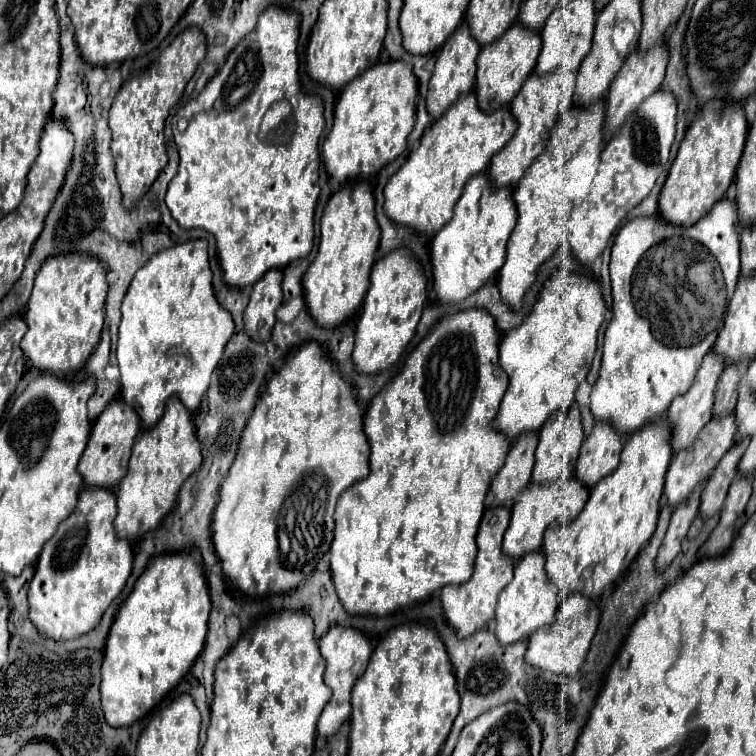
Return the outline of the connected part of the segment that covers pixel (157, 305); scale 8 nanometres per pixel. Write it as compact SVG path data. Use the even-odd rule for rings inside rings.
M204 239L164 249L138 269L122 301L116 351L120 395L140 415L146 429L158 423L170 397L178 397L188 411L200 407L232 331L232 315L214 297ZM168 349L176 349L176 355L166 357Z

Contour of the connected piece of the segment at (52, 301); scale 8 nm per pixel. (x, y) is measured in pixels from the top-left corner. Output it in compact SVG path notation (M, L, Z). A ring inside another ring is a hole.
M84 253L48 257L36 273L24 315L28 325L28 331L22 337L22 351L26 361L36 369L54 375L72 373L78 367L82 369L100 341L106 291L106 269L96 257Z

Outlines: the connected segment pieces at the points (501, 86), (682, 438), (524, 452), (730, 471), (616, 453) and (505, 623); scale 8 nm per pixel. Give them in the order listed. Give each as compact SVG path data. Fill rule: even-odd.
M512 25L504 33L504 37L500 37L496 43L482 47L476 59L478 73L476 73L476 87L474 87L478 107L482 111L494 111L494 109L510 105L510 101L516 97L516 91L520 91L520 87L524 85L524 79L532 75L540 47L542 47L540 35L520 25Z
M708 353L696 373L696 379L692 383L692 387L686 391L686 395L678 395L670 409L668 409L668 423L672 427L672 449L674 451L684 451L684 447L692 447L692 443L696 441L696 437L700 435L700 431L704 429L704 425L712 419L712 405L714 405L714 389L718 383L718 377L724 369L724 359L716 353Z
M528 433L520 435L516 443L512 445L504 467L496 473L492 481L492 495L494 495L494 505L504 505L512 507L512 499L528 487L530 477L532 477L532 467L534 467L534 451L538 445L538 435Z
M746 441L736 443L720 459L716 469L712 471L712 475L710 475L710 479L708 479L706 487L704 487L704 495L700 497L700 515L704 519L714 517L722 509L726 493L728 493L728 487L730 487L734 475L738 473L738 463L740 463L740 457L744 455L744 451L746 451Z
M596 423L594 431L582 443L580 459L576 461L576 479L586 483L586 487L594 487L604 475L616 469L616 463L620 463L620 451L622 451L622 437L608 423Z
M528 553L522 555L516 563L514 577L512 581L504 587L504 591L498 595L498 605L496 605L496 637L502 645L516 643L520 639L526 639L540 627L552 623L558 607L558 591L554 585L548 585L548 575L544 571L544 553Z

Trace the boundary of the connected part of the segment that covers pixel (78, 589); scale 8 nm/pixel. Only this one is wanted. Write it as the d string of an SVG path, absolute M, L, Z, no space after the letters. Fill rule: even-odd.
M84 487L72 515L44 543L28 587L30 621L40 635L52 641L68 641L90 633L100 623L106 607L124 589L132 571L132 547L116 537L114 517L114 493L102 487Z

